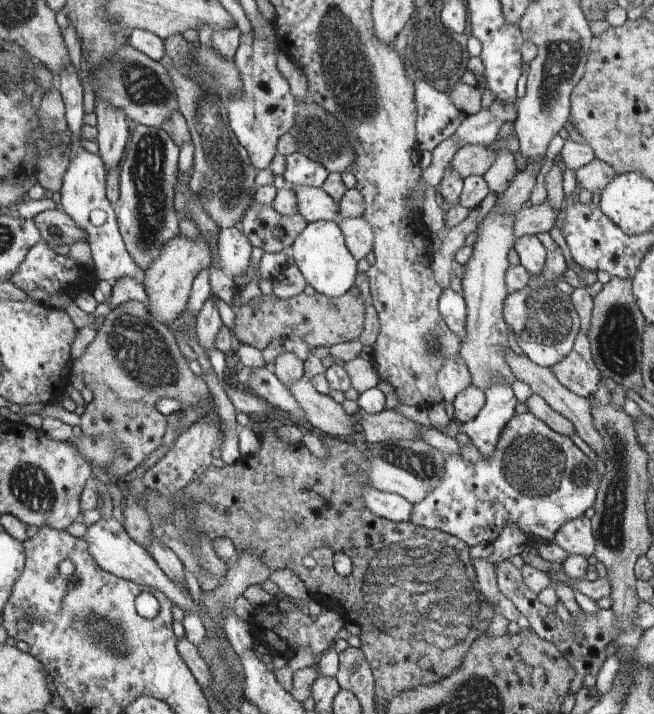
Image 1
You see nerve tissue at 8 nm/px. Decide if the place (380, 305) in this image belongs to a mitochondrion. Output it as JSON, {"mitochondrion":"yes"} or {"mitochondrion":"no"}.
{"mitochondrion":"no"}

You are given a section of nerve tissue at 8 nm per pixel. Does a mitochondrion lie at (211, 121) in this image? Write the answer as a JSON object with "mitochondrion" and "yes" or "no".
{"mitochondrion":"yes"}

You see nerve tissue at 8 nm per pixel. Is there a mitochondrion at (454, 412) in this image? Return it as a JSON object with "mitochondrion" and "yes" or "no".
{"mitochondrion":"no"}

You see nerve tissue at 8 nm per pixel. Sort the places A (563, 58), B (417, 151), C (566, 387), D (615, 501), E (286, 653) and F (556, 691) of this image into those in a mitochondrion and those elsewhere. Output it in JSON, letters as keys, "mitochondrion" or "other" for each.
{"A":"mitochondrion","B":"other","C":"other","D":"mitochondrion","E":"other","F":"other"}

